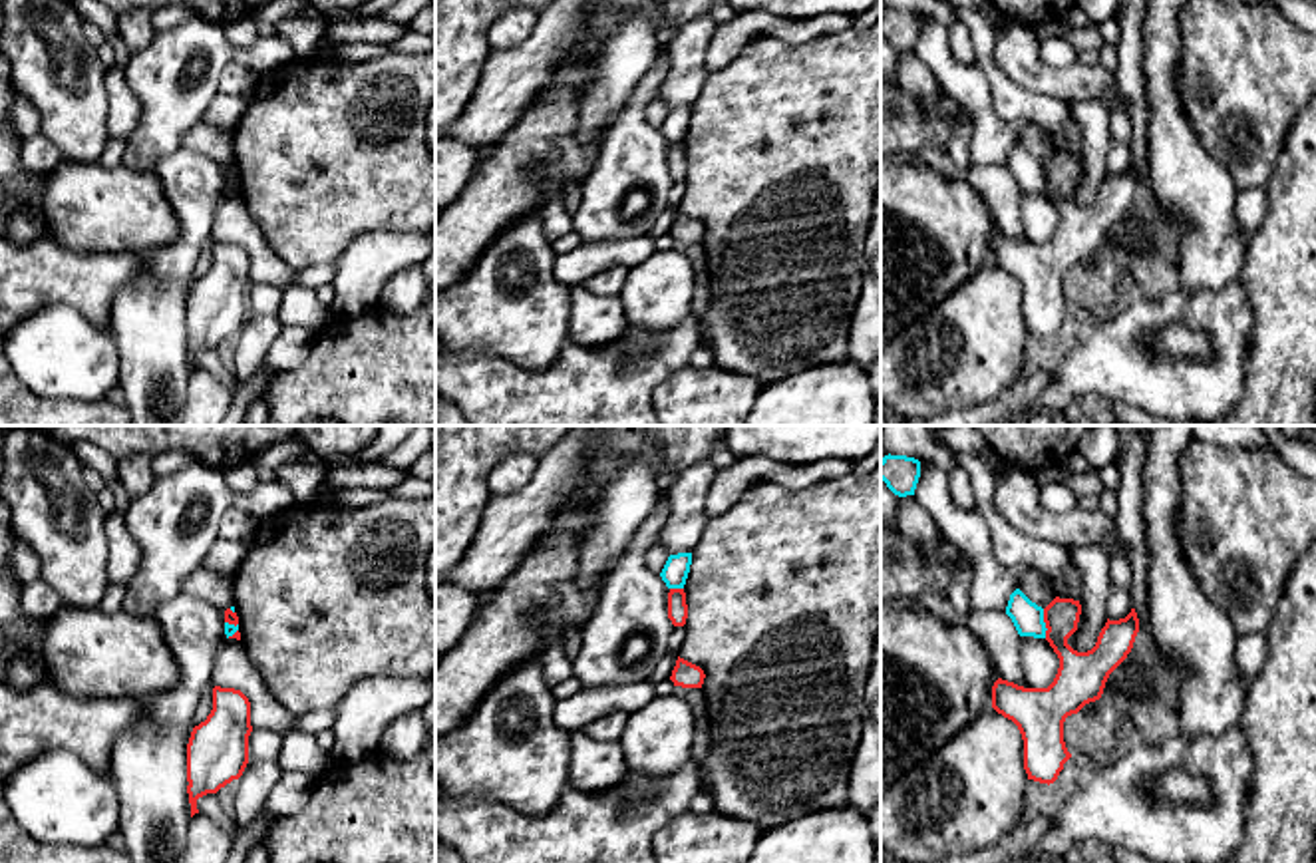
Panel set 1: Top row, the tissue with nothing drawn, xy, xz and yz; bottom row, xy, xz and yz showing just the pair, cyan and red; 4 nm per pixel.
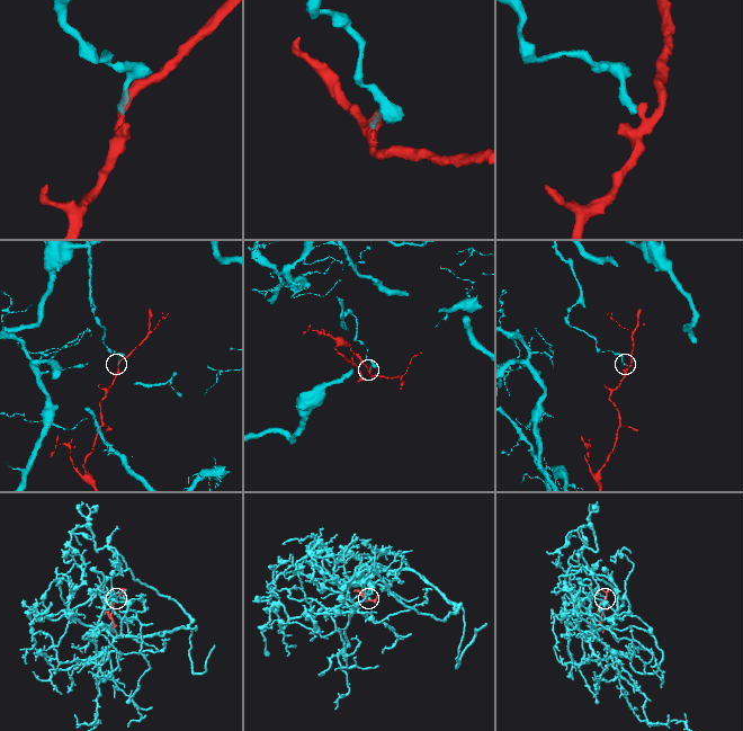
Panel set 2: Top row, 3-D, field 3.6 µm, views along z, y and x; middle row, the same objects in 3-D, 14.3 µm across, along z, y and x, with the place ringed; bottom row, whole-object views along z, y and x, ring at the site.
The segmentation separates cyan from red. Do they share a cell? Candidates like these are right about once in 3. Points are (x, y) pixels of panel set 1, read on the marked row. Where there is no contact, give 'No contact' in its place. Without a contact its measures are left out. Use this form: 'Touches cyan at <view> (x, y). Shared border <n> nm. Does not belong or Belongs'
Touches cyan at yz (1044, 623). Shared border 120 nm. Does not belong

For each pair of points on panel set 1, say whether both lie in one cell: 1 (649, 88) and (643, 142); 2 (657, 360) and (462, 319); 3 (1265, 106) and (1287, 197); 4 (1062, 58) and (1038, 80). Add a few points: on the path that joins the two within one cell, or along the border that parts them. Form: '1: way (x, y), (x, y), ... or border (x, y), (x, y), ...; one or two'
1: way (637, 102), (637, 128); one
2: border (569, 337), (547, 366), (523, 366); two
3: border (1295, 116), (1273, 177), (1265, 187); two
4: border (1036, 46), (1046, 66), (1076, 62); two

